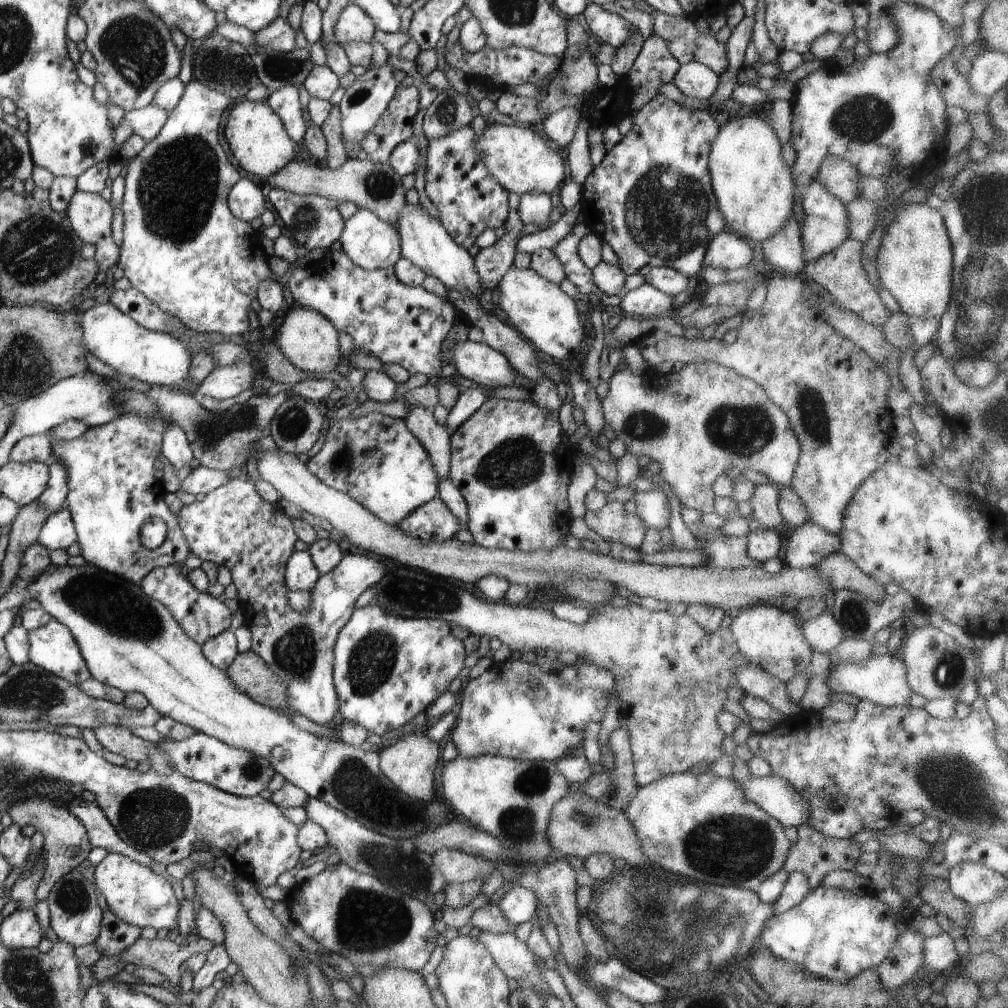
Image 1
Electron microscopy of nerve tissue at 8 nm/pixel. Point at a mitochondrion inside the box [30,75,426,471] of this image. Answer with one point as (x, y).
(176, 191)

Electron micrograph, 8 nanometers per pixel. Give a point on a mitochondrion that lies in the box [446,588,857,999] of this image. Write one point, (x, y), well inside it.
(683, 937)

